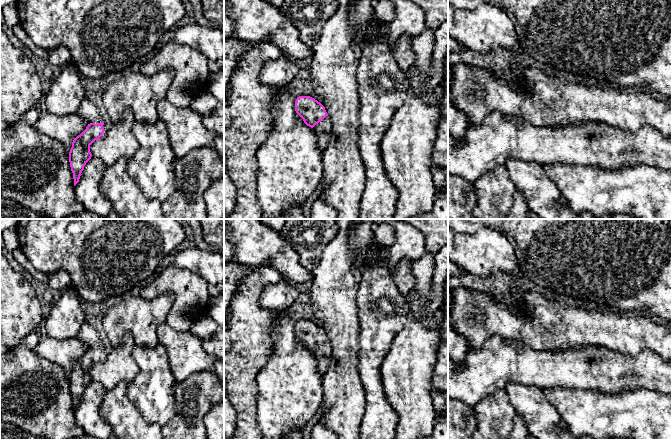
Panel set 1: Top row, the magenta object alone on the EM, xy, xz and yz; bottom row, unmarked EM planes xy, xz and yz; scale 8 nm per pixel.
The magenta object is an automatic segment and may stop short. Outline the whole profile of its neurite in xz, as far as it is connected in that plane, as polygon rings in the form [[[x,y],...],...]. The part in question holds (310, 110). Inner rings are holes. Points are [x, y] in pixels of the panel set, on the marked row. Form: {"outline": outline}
{"outline": [[[299,96],[295,101],[295,111],[304,123],[313,129],[318,147],[323,151],[328,145],[332,131],[332,123],[325,107],[310,96]]]}

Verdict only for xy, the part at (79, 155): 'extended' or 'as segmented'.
extended

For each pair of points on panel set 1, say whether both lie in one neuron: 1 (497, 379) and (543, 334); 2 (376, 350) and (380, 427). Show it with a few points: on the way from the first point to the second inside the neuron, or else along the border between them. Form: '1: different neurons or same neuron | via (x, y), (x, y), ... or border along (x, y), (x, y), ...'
1: different neurons | border along (508, 339), (523, 341), (535, 349), (550, 350)
2: same neuron | via (373, 369), (373, 388), (377, 408)

